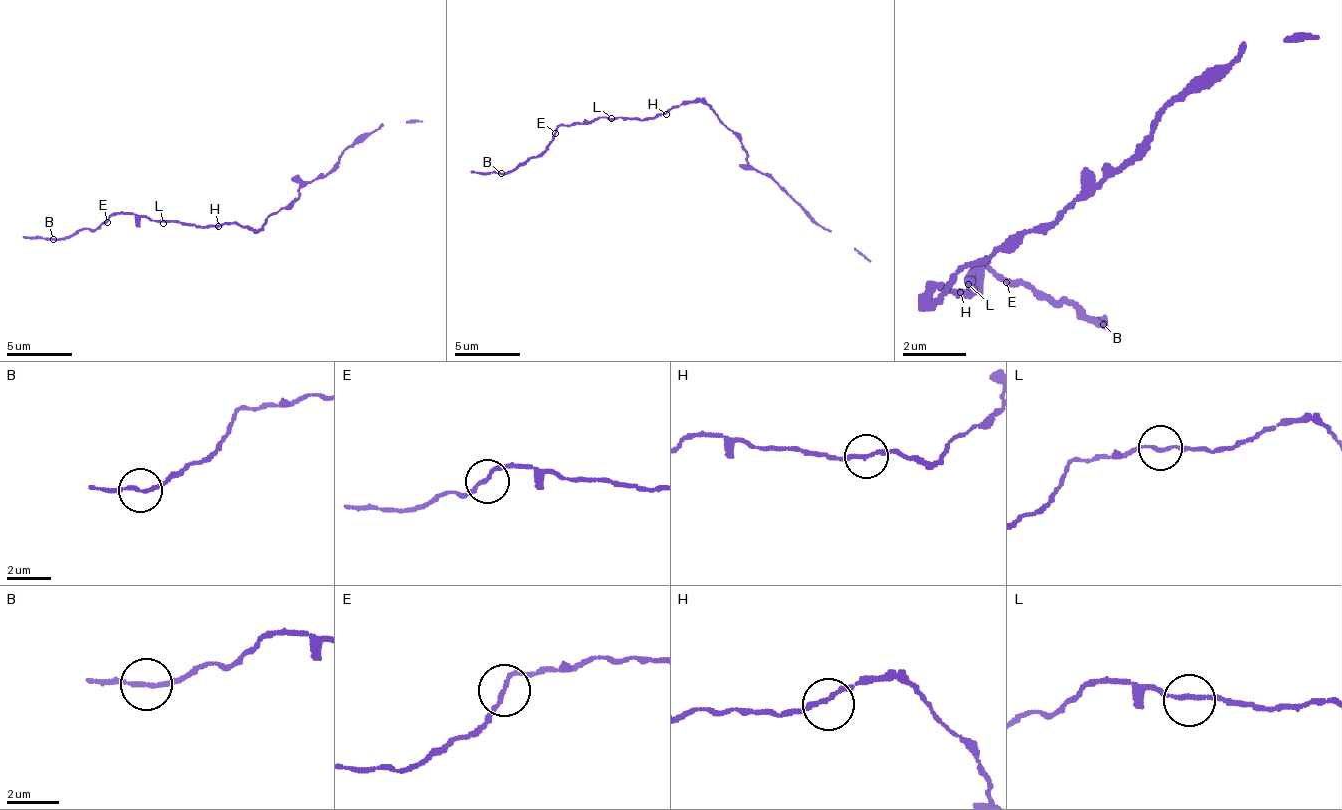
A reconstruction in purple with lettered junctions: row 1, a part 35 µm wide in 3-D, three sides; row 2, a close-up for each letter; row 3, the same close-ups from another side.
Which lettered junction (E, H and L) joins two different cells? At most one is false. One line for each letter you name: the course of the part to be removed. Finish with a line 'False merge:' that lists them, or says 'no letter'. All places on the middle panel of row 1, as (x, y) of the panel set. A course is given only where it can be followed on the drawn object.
False merge: no letter

